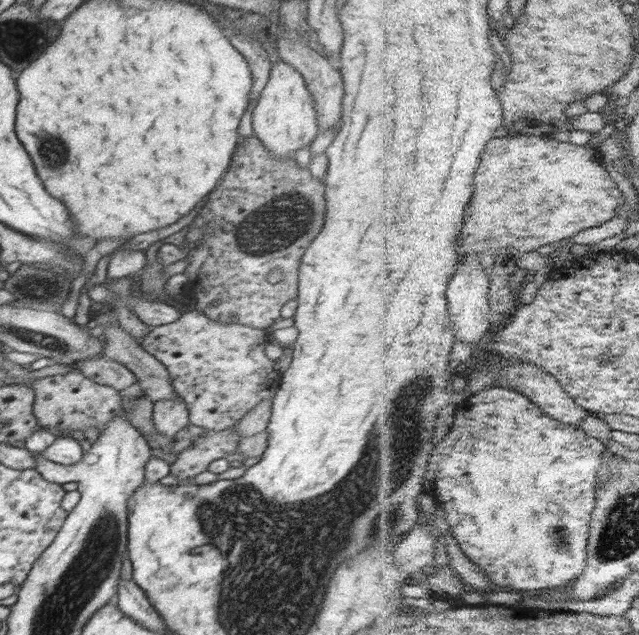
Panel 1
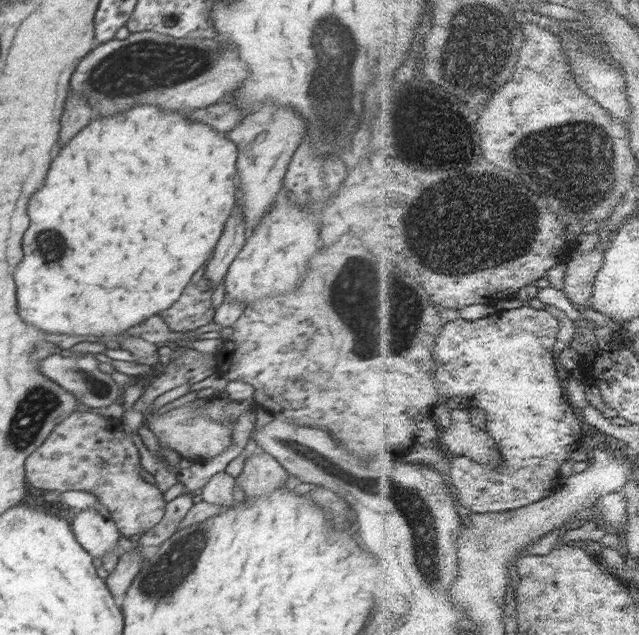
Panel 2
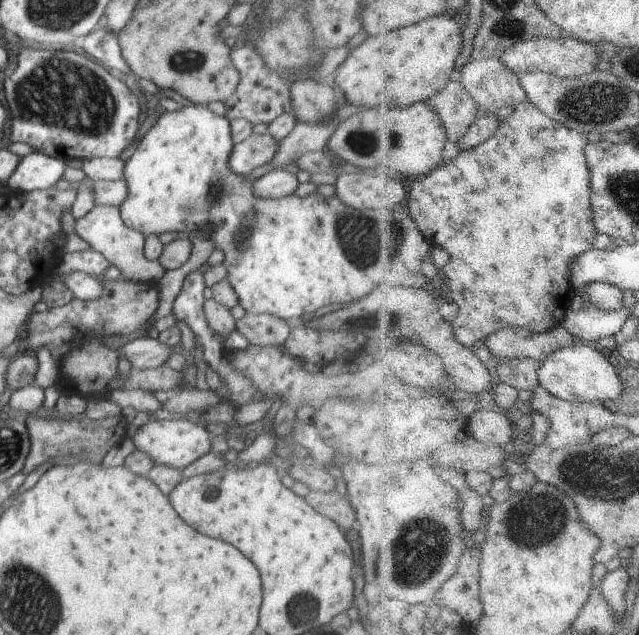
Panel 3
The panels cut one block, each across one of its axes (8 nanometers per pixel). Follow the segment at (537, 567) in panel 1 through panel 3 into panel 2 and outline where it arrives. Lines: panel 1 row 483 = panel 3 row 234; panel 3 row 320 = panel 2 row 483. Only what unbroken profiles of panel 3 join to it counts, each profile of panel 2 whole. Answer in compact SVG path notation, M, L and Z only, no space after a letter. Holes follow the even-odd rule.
M530 302L524 303L520 308L496 311L492 315L483 317L478 320L466 320L466 318L459 318L446 323L443 333L438 339L434 352L437 362L436 376L438 381L438 390L443 396L453 397L459 396L470 402L468 406L478 406L484 408L488 412L488 420L490 420L490 432L496 436L499 446L502 446L504 458L506 458L506 466L474 466L474 464L453 464L450 463L450 473L455 485L458 489L458 494L461 497L460 502L469 508L474 513L498 513L508 510L519 509L534 503L541 502L554 494L563 490L565 478L561 475L562 466L564 462L570 459L572 452L579 451L582 442L586 438L586 431L582 428L583 419L575 406L570 406L570 402L564 398L564 386L558 378L558 366L556 366L556 356L554 356L554 348L558 342L558 334L560 334L560 318L556 318L550 310L536 309L530 306Z

